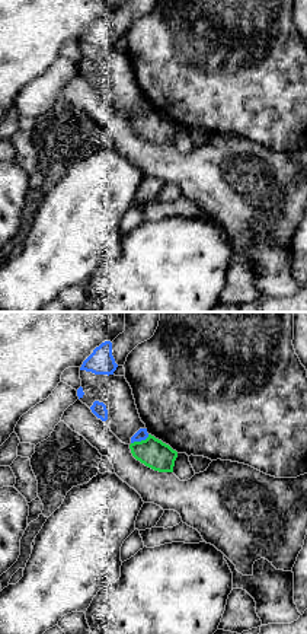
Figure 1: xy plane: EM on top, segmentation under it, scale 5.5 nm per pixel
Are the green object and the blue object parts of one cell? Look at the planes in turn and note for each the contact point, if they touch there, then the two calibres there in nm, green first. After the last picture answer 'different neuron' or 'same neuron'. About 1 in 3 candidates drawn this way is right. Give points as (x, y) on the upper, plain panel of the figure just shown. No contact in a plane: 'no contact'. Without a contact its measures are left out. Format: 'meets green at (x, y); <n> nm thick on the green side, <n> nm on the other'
meets green at (141, 114); 160 nm thick on the green side, 60 nm on the other

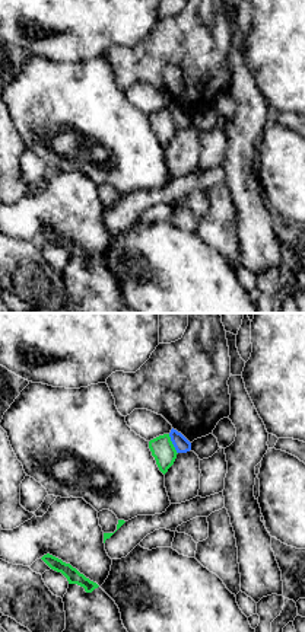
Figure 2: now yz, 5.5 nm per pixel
meets green at (172, 118); 130 nm thick on the green side, 90 nm on the other

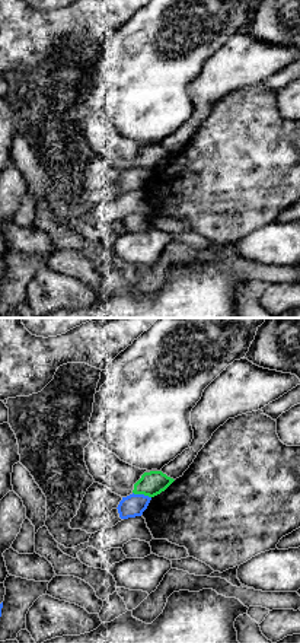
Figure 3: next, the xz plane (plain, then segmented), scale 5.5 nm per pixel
meets green at (141, 166); 140 nm thick on the green side, 120 nm on the other

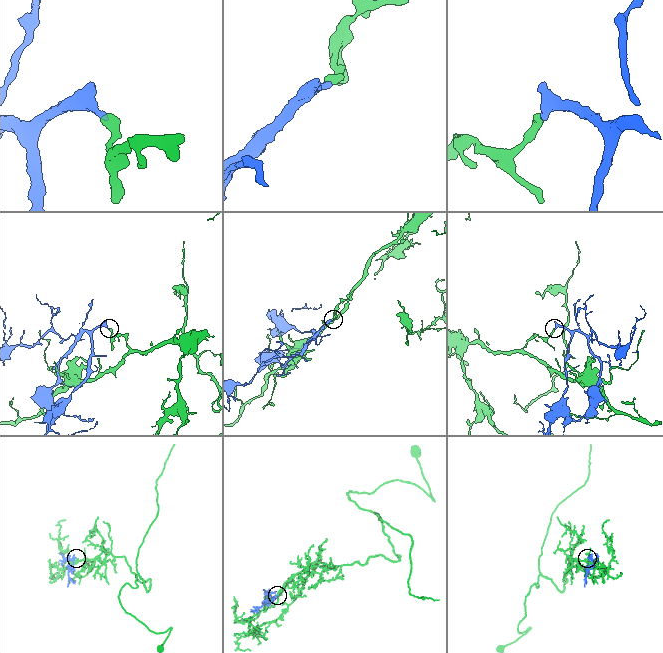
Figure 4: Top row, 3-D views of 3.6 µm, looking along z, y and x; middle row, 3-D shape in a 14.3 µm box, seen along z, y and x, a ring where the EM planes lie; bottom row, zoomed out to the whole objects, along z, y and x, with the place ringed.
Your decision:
different neuron

